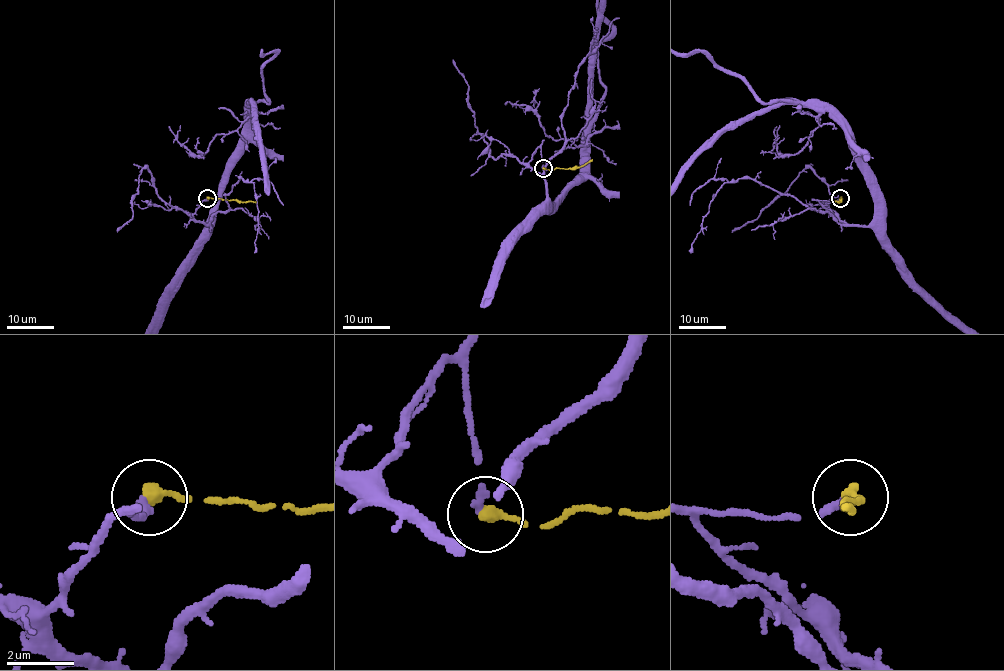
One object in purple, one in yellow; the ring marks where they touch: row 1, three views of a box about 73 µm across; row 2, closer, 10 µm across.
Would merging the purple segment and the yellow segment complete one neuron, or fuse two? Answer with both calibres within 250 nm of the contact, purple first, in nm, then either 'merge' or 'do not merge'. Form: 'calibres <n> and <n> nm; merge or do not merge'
calibres 220 and 380 nm; merge

